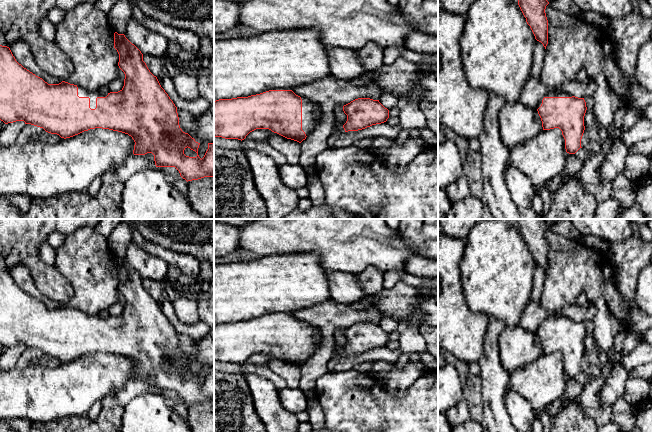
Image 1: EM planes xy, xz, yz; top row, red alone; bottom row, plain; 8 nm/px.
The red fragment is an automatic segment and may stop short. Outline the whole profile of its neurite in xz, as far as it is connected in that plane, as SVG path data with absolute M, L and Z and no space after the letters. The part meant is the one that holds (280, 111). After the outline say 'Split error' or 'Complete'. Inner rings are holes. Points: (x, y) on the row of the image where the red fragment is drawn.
M269 90L248 97L219 99L214 101L214 137L242 141L250 132L256 129L269 129L287 139L301 143L316 128L322 117L324 111L322 107L319 115L314 114L316 105L319 104L309 98L296 95L292 90Z. Split error

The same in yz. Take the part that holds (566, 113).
M551 90L537 106L543 130L559 128L565 139L566 152L569 154L575 154L582 148L586 110L584 98L556 90Z. Split error

